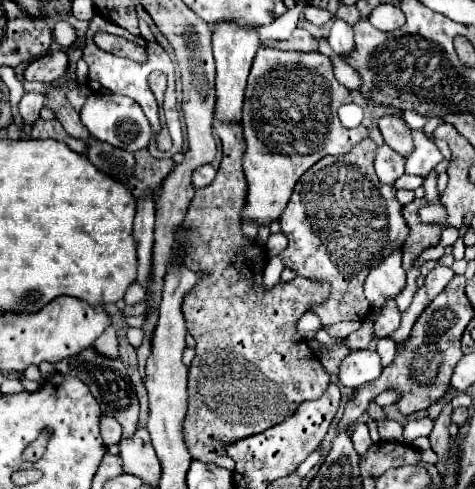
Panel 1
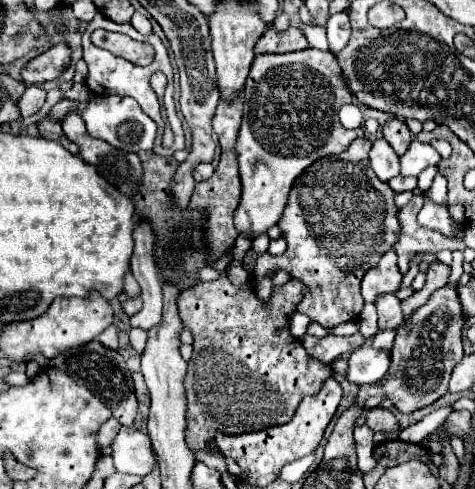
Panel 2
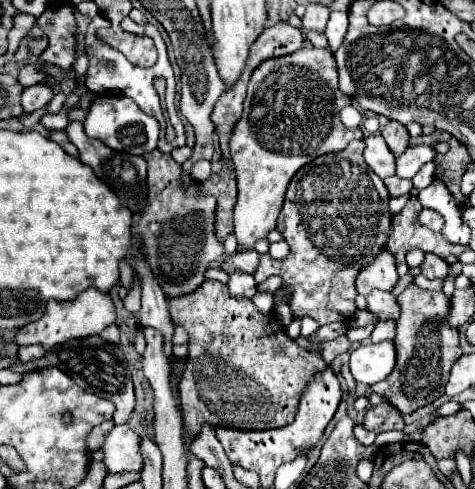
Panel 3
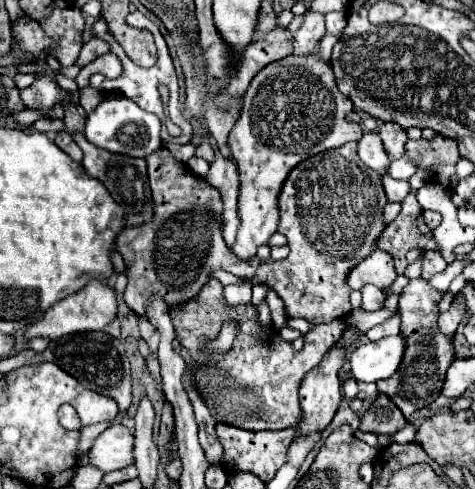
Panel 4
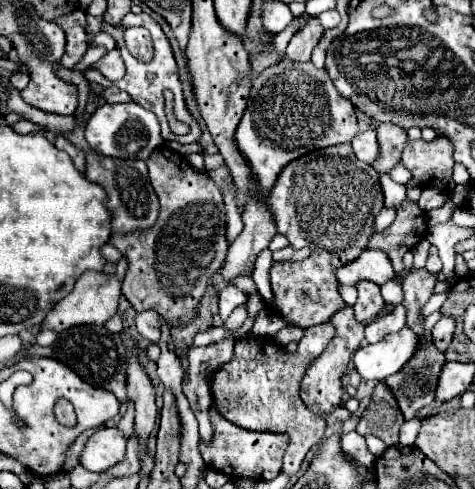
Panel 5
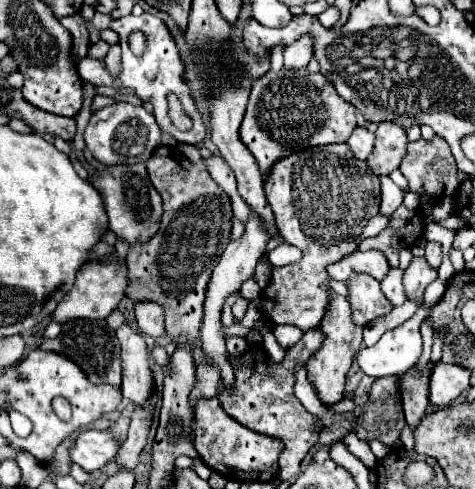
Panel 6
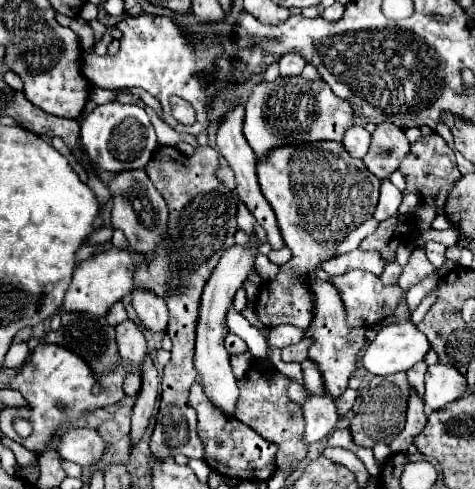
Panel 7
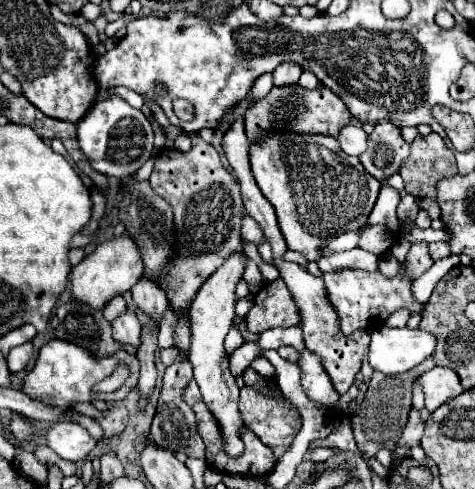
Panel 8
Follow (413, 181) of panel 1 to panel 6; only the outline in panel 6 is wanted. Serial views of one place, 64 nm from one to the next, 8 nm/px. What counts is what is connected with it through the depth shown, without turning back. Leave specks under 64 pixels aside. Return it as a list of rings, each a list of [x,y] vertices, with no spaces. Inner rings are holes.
[[[388,176],[380,178],[382,182],[382,204],[380,204],[380,214],[382,216],[392,216],[394,210],[402,204],[404,200],[404,190],[400,190]]]

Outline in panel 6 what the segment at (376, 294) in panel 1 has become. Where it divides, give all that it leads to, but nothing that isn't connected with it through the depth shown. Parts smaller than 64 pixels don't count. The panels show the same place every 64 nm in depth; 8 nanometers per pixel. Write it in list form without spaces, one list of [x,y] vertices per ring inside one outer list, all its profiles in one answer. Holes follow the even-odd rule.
[[[358,250],[358,252],[344,256],[344,260],[338,260],[338,264],[328,266],[328,276],[334,280],[346,280],[354,272],[366,272],[374,276],[376,280],[382,280],[388,270],[390,270],[390,264],[382,252]]]

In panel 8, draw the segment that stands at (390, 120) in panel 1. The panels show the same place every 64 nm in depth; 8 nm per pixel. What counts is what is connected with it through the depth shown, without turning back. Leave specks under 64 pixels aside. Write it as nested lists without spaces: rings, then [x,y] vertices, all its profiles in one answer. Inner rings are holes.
[[[380,122],[368,136],[368,148],[360,154],[360,162],[370,176],[382,182],[400,170],[402,162],[408,158],[408,152],[410,146],[400,136],[400,128]]]

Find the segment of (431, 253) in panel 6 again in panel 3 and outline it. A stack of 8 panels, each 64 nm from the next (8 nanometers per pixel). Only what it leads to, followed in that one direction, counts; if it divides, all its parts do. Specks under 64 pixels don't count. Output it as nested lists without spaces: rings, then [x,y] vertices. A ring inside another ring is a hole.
[[[426,254],[424,256],[424,262],[420,264],[420,270],[424,276],[428,276],[430,280],[432,278],[444,278],[446,272],[448,272],[448,264],[444,258],[436,256],[436,254]]]

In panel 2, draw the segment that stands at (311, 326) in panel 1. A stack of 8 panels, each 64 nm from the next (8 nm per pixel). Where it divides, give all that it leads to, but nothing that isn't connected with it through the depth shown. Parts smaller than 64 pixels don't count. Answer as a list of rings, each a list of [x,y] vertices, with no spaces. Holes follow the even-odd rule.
[[[294,312],[294,314],[292,314],[292,322],[290,322],[290,332],[292,332],[292,336],[296,336],[296,338],[304,336],[306,326],[308,326],[310,322],[312,322],[312,320],[310,320],[308,316],[304,316],[304,314],[300,314],[300,312]]]

